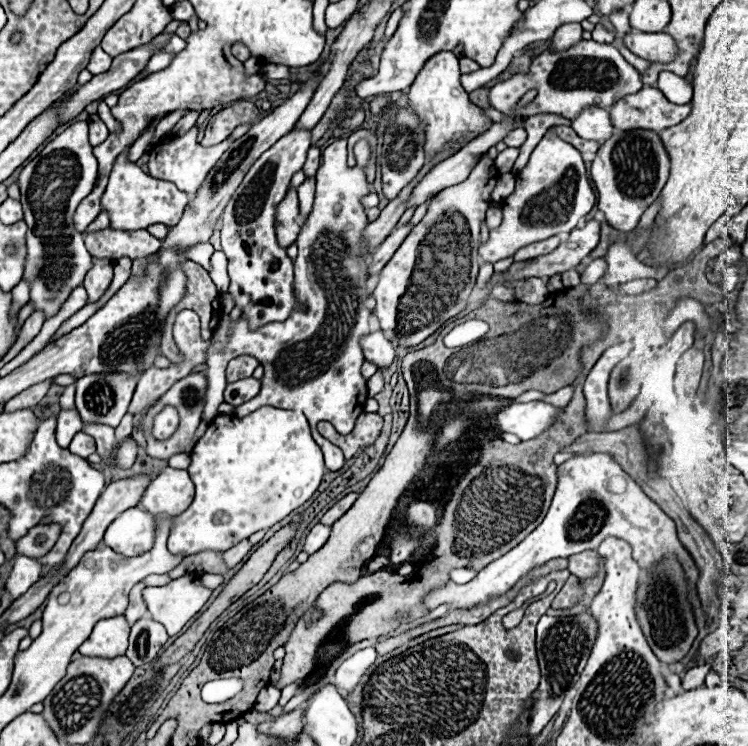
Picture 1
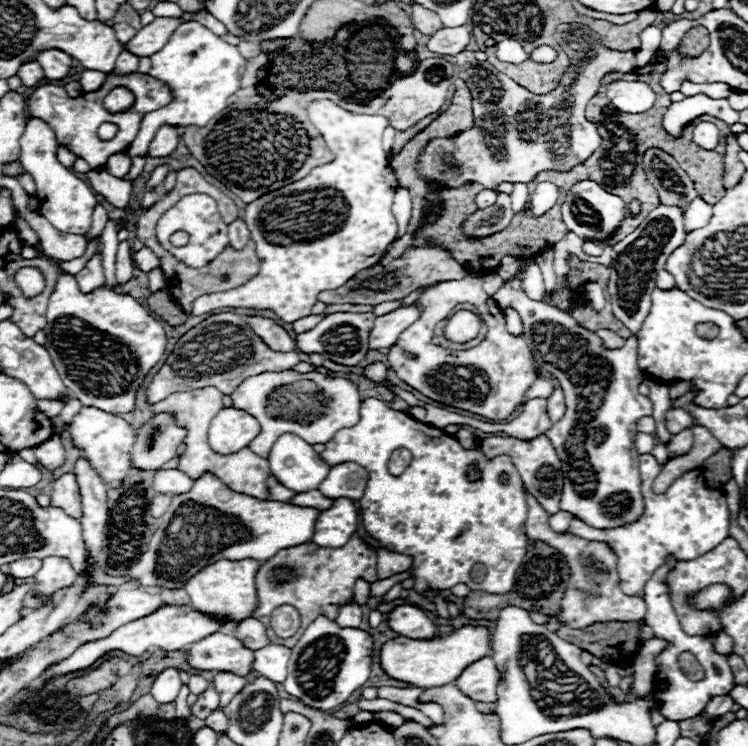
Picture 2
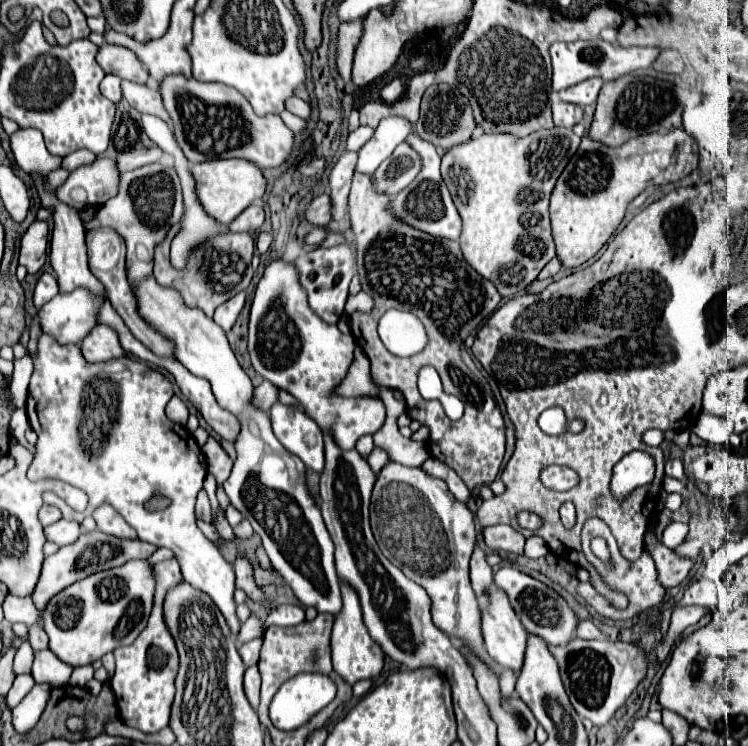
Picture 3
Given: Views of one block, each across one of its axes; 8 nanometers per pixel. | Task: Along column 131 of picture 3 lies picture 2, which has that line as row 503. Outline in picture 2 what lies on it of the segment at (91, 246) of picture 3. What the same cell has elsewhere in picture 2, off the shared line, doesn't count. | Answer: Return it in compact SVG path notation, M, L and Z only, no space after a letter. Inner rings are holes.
M308 490L308 492L296 494L288 504L300 506L300 508L316 508L316 510L324 510L324 508L330 508L332 500L326 498L326 496L322 496L318 490Z

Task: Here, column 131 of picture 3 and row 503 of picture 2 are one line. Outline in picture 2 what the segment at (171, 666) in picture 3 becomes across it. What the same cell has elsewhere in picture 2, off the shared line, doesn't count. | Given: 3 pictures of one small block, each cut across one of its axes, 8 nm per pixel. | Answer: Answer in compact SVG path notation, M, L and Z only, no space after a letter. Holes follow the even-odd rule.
M652 454L638 456L638 464L642 476L644 516L636 524L616 530L598 530L584 524L582 520L572 518L570 526L572 532L580 538L608 544L608 548L618 558L620 588L628 596L644 598L644 586L652 578L652 574L664 564L666 554L674 554L678 560L692 560L710 552L714 546L726 540L730 526L730 512L724 490L708 490L704 486L704 476L700 474L700 470L692 470L684 478L678 478L664 494L654 494L652 480L660 474L662 466L658 466Z

